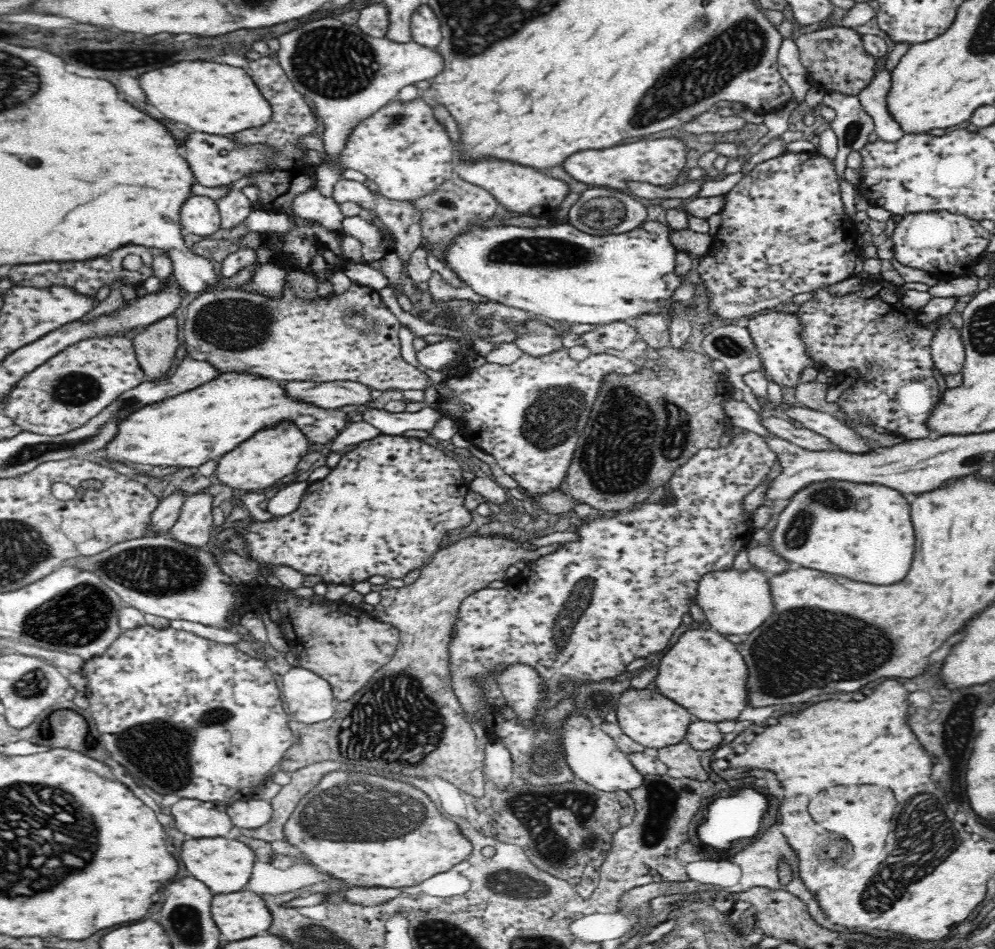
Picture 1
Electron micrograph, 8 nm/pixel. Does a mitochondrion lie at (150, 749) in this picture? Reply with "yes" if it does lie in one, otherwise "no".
yes

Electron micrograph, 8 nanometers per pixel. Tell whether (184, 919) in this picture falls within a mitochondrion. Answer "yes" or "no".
yes

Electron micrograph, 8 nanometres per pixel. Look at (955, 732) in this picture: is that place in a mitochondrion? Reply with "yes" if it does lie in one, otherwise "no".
yes

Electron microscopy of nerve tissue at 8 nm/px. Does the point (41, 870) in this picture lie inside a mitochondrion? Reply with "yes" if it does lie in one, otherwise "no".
yes

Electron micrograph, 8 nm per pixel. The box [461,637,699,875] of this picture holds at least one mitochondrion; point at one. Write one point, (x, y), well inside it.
(659, 792)

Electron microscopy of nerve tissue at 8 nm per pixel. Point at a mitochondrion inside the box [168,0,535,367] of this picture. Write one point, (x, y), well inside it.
(333, 62)

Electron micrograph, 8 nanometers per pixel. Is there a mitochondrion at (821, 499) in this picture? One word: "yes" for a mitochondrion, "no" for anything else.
yes

